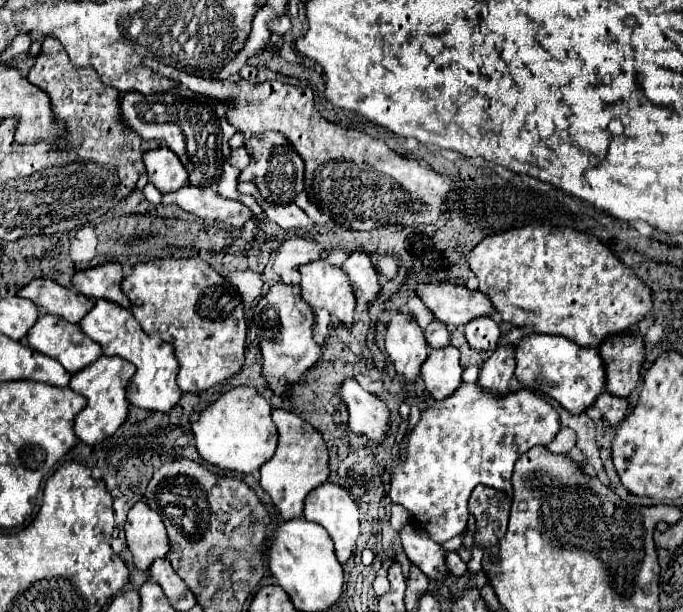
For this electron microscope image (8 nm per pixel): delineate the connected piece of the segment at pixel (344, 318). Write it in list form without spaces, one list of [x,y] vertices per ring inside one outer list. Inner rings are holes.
[[[323,259],[301,265],[299,273],[301,299],[311,309],[327,309],[345,327],[351,327],[355,297],[345,273]]]

